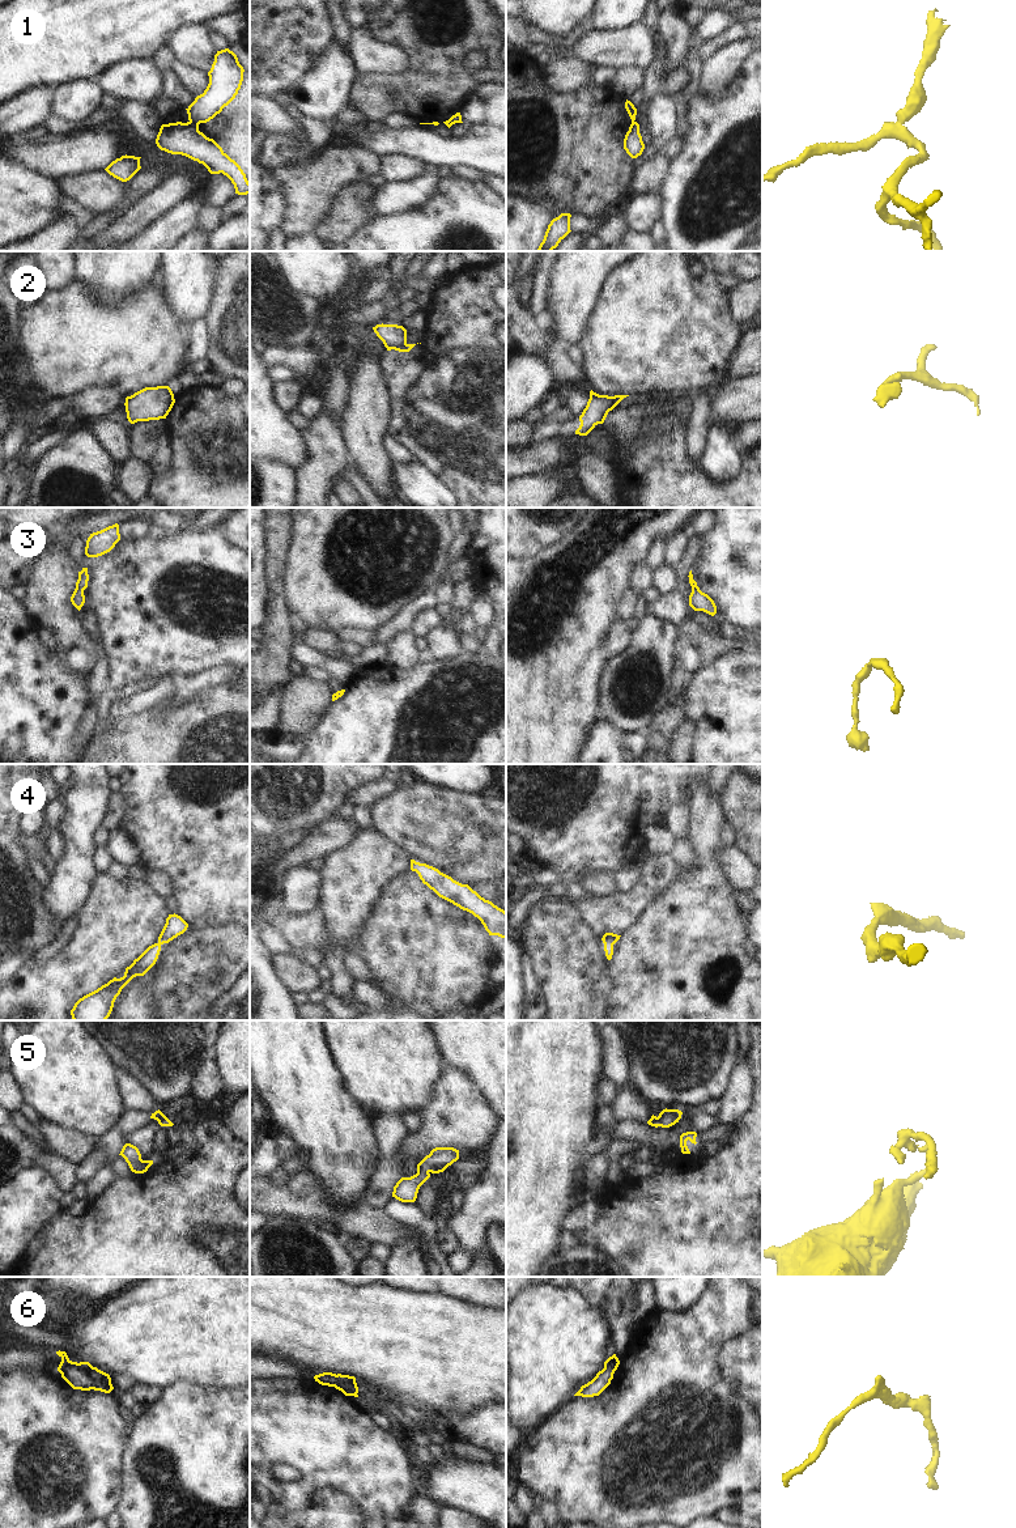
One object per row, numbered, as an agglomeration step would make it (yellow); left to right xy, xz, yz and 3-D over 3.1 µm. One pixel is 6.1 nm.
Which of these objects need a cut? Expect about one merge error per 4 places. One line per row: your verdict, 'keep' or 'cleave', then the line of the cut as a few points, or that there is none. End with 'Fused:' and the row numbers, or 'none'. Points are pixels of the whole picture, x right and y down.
1: cleave; cut xy (190, 121), (198, 124)
2: keep; cut none
3: keep; cut none
4: keep; cut none
5: keep; cut none
6: cleave; cut xy (77, 1363), (86, 1371), (93, 1388)
Fused: 1, 6

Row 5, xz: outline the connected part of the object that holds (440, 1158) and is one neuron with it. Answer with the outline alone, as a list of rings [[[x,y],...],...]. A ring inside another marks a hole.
[[[435,1147],[417,1164],[417,1173],[401,1177],[394,1187],[392,1197],[401,1202],[415,1202],[420,1187],[432,1173],[443,1172],[459,1159],[459,1150],[454,1147]]]

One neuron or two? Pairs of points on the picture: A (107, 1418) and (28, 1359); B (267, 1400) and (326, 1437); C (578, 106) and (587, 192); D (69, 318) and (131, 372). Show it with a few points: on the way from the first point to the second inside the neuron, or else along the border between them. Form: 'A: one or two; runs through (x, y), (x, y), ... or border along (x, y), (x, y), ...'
A: two; border along (43, 1370), (35, 1374)
B: one; runs through (271, 1418), (289, 1437), (307, 1437)
C: one; runs through (578, 127), (578, 165), (583, 172)
D: one; runs through (85, 334), (94, 343), (102, 343), (115, 356)

